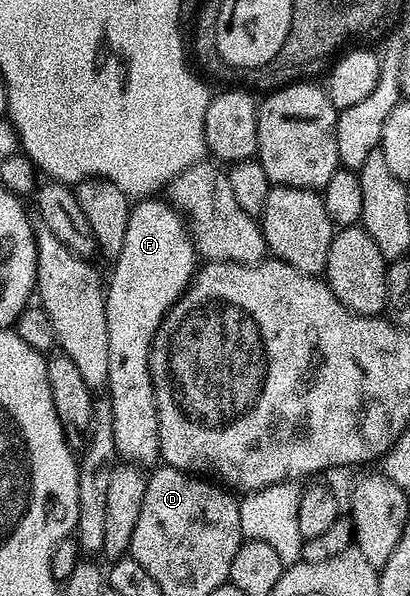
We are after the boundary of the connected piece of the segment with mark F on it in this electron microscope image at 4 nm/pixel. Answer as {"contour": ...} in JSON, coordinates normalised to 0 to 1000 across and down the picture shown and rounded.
{"contour":[[[373,329],[334,337],[322,346],[322,361],[312,371],[307,383],[307,403],[298,409],[298,423],[278,435],[283,446],[273,453],[273,468],[261,468],[259,492],[254,495],[254,515],[259,517],[259,557],[268,564],[268,624],[263,626],[263,646],[259,649],[259,666],[273,678],[278,691],[278,745],[283,747],[285,763],[305,777],[337,782],[344,785],[371,785],[393,773],[390,767],[390,713],[385,711],[385,685],[380,683],[380,666],[376,664],[376,644],[366,631],[366,611],[361,599],[371,589],[371,572],[385,557],[385,550],[395,544],[395,537],[410,529],[410,520],[439,502],[439,495],[459,485],[461,473],[468,471],[483,451],[483,428],[478,424],[478,411],[468,406],[468,394],[454,378],[451,367],[437,352],[407,337],[393,336],[388,331]]]}

